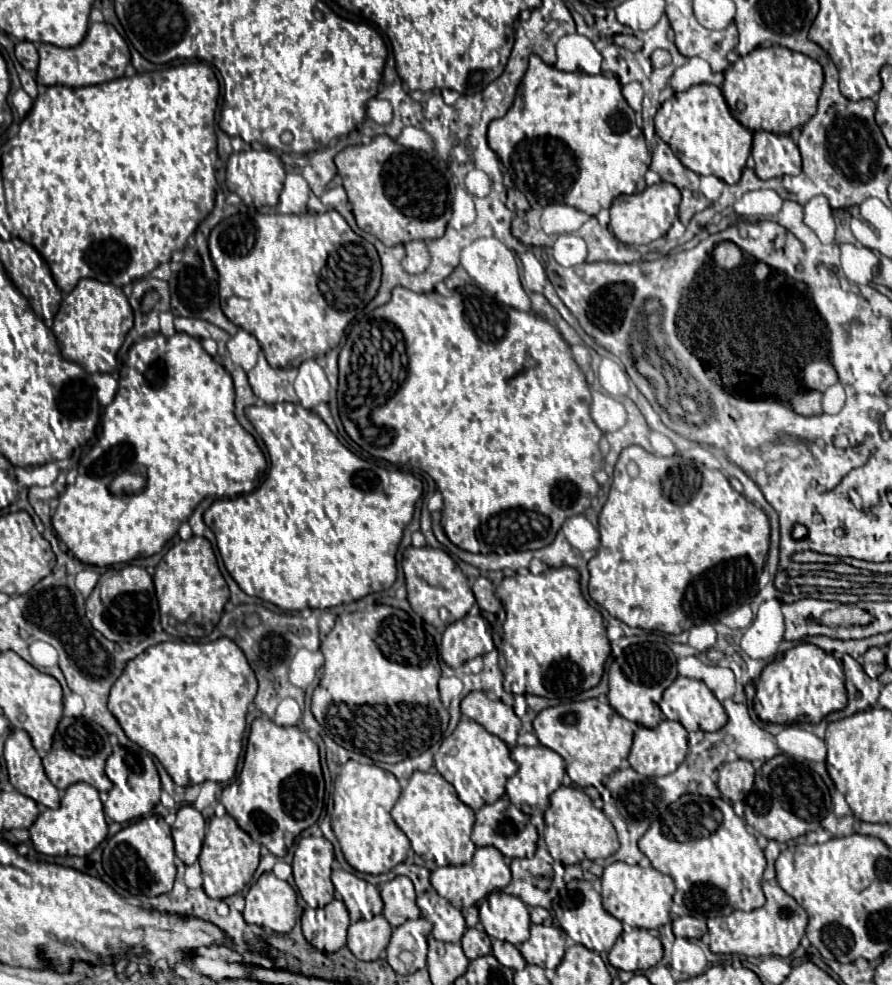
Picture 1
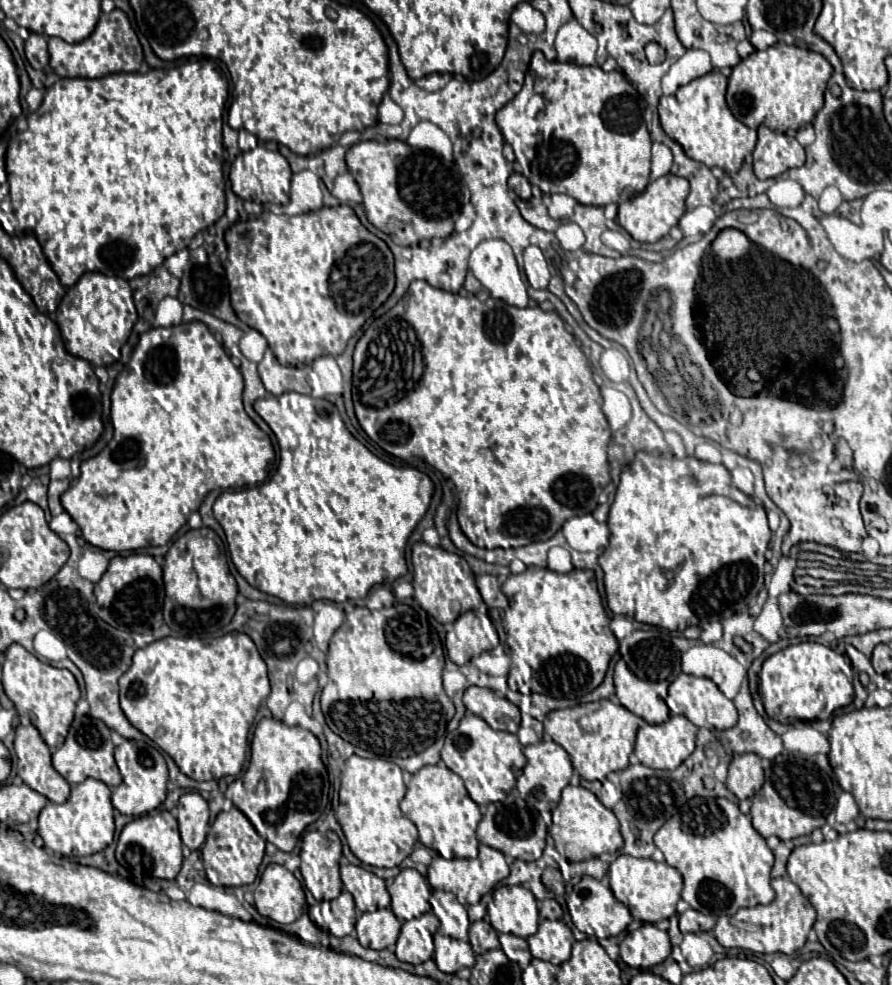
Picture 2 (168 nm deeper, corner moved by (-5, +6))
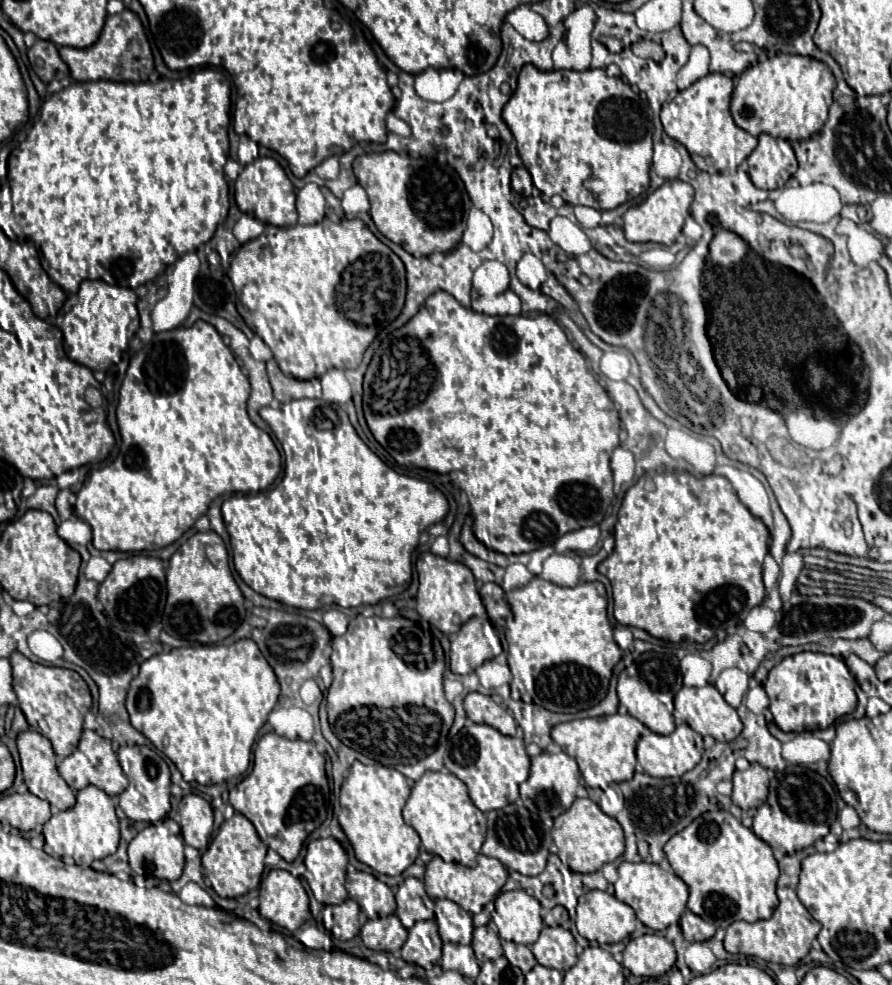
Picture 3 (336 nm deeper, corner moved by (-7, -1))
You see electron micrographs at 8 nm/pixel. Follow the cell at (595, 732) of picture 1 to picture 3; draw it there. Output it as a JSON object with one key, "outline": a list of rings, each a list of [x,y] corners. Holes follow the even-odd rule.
{"outline":[[[612,714],[602,718],[584,718],[552,728],[552,740],[572,758],[576,758],[582,780],[590,788],[606,788],[612,782],[624,782],[634,776],[636,742],[651,731],[630,714]]]}

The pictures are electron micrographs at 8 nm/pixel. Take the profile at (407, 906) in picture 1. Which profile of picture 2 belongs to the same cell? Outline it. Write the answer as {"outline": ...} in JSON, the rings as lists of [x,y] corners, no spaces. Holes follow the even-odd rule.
{"outline":[[[402,869],[398,877],[388,881],[388,893],[392,897],[392,913],[400,921],[410,921],[430,911],[430,887],[416,869]]]}

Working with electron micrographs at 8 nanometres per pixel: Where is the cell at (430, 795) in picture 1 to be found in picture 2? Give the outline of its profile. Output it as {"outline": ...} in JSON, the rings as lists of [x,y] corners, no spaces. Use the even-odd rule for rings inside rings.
{"outline":[[[444,763],[422,767],[412,775],[408,791],[400,801],[402,813],[416,825],[420,841],[440,853],[444,859],[474,859],[478,857],[478,839],[476,827],[482,817],[480,807],[470,799],[462,779],[450,771]]]}

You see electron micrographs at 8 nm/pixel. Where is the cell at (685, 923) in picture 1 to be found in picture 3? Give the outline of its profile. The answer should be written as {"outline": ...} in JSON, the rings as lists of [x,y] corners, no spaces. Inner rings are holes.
{"outline":[[[686,910],[686,914],[680,918],[680,928],[684,932],[684,938],[690,942],[704,942],[716,934],[714,924],[702,920],[700,916],[692,914],[690,910]]]}

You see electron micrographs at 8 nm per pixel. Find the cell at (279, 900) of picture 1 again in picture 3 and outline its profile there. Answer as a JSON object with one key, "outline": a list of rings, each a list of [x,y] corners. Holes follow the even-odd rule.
{"outline":[[[270,870],[260,884],[258,912],[290,932],[300,928],[310,916],[308,894],[302,882],[286,870]]]}

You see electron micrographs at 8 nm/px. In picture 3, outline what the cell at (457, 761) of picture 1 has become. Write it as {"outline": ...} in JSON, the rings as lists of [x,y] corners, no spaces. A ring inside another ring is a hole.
{"outline":[[[468,722],[452,738],[448,756],[450,762],[444,762],[444,766],[468,786],[474,806],[482,812],[498,810],[516,802],[518,786],[528,778],[530,772],[530,758],[526,754],[524,740],[504,736],[488,724]]]}

